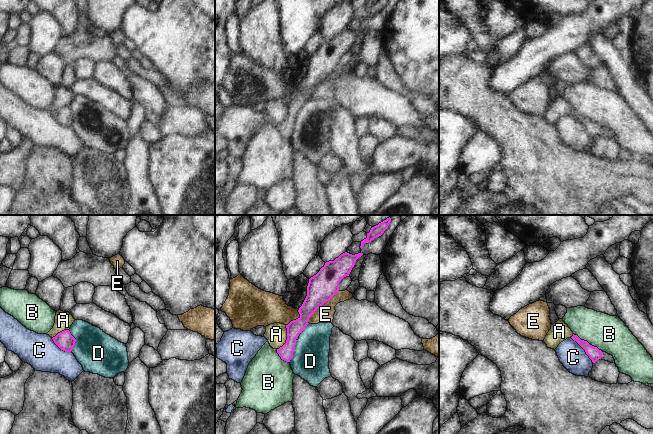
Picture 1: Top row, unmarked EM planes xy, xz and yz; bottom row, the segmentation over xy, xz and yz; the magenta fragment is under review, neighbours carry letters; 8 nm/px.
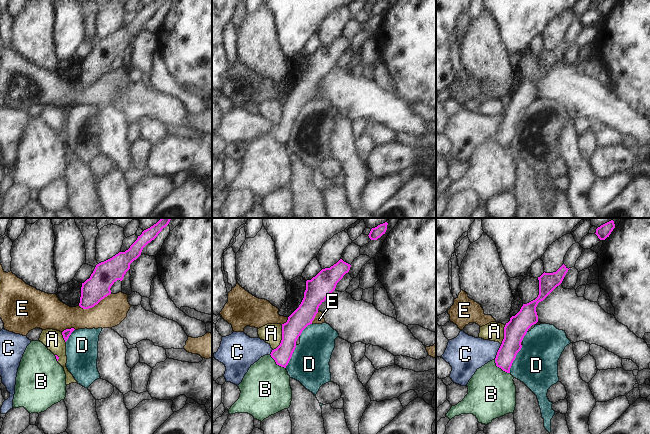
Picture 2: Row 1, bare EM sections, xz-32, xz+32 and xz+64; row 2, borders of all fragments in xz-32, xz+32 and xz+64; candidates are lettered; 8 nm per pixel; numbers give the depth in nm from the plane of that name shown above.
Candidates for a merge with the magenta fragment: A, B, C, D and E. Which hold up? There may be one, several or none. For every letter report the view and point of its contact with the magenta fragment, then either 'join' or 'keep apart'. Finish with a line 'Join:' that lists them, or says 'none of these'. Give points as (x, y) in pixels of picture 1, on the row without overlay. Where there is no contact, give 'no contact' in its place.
A: meets magenta in xz at (287, 114); keep apart
B: meets magenta in yz at (587, 118); keep apart
C: meets magenta in yz at (583, 124); keep apart
D: meets magenta in xz at (293, 127); keep apart
E: meets magenta in xz at (321, 81); keep apart
Join: none of these

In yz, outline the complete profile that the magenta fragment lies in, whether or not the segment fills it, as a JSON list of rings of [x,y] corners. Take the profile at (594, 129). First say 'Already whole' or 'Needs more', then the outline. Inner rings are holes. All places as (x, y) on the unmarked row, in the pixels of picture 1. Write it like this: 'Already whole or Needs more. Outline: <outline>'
Needs more. Outline: [[[573,110],[571,114],[585,126],[586,130],[589,132],[593,139],[595,139],[599,135],[615,139],[612,131],[606,128],[602,128],[597,123],[590,121],[587,117],[581,116],[577,111]]]

